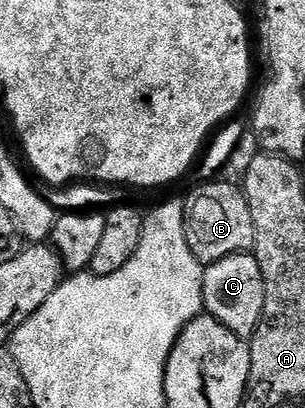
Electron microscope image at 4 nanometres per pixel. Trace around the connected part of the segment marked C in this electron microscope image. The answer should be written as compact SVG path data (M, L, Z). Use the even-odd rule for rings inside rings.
M239 252L207 265L204 270L202 294L207 315L222 322L222 326L226 326L236 336L251 337L262 318L264 305L262 270L258 266L255 255Z

